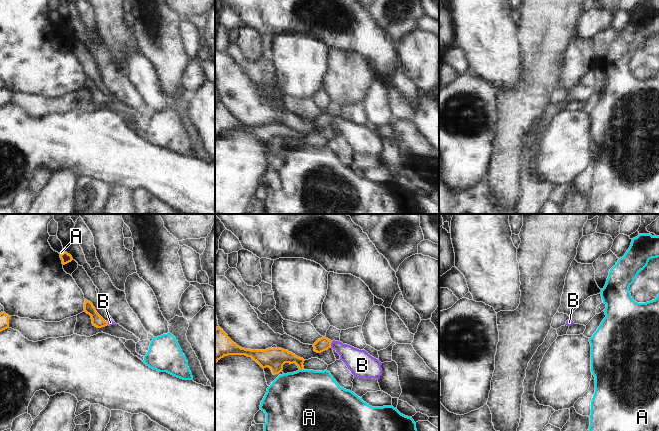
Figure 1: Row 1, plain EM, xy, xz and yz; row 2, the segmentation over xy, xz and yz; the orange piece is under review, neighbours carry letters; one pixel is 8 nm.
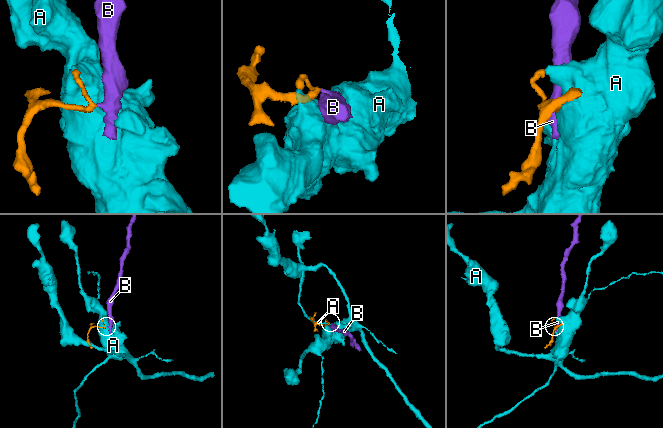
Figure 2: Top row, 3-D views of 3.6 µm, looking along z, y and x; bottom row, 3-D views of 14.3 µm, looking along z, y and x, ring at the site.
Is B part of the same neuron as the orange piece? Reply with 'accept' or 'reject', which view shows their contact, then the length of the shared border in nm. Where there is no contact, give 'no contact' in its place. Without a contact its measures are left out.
accept; contact in xz; length 60 nm

